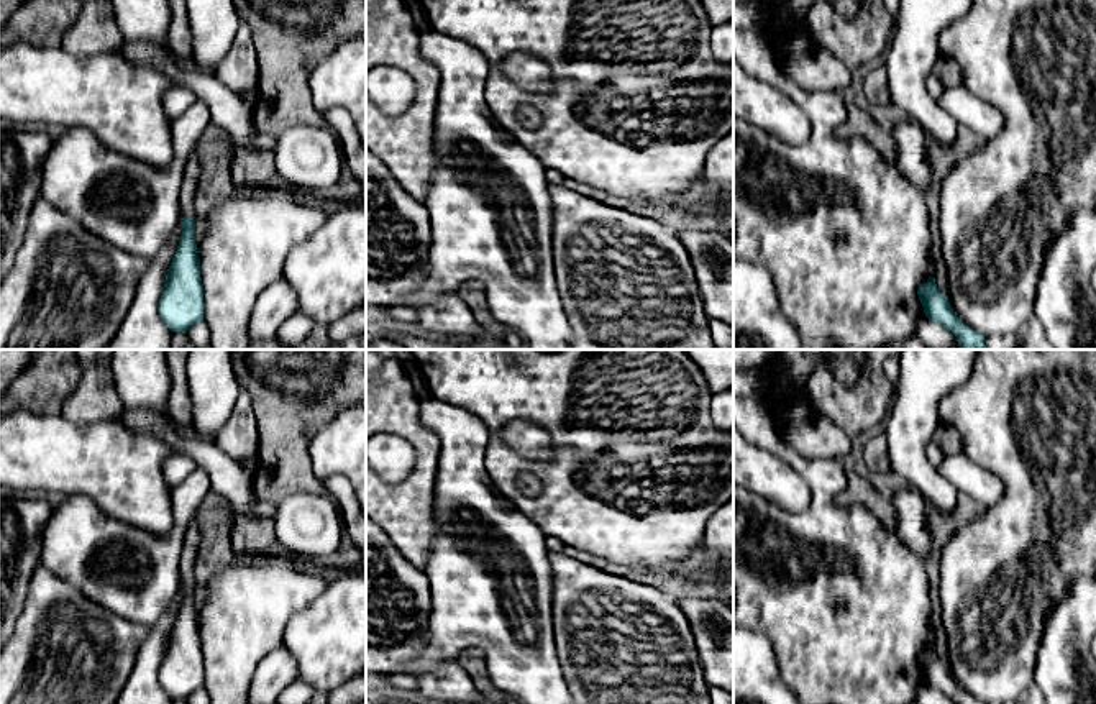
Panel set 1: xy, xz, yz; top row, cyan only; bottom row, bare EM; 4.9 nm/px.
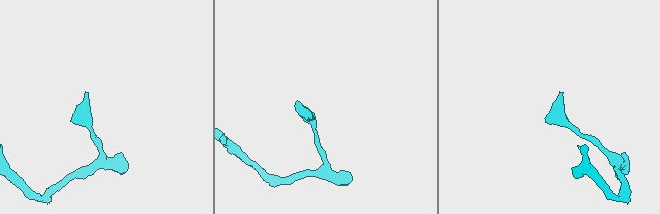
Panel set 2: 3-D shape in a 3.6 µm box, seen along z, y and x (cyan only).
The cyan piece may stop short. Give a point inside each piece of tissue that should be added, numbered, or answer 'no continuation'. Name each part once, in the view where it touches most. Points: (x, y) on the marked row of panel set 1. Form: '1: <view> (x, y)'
1: xy (192, 171)

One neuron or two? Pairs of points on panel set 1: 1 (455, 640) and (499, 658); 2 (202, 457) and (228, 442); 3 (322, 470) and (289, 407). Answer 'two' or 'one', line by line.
1: one
2: two
3: two

